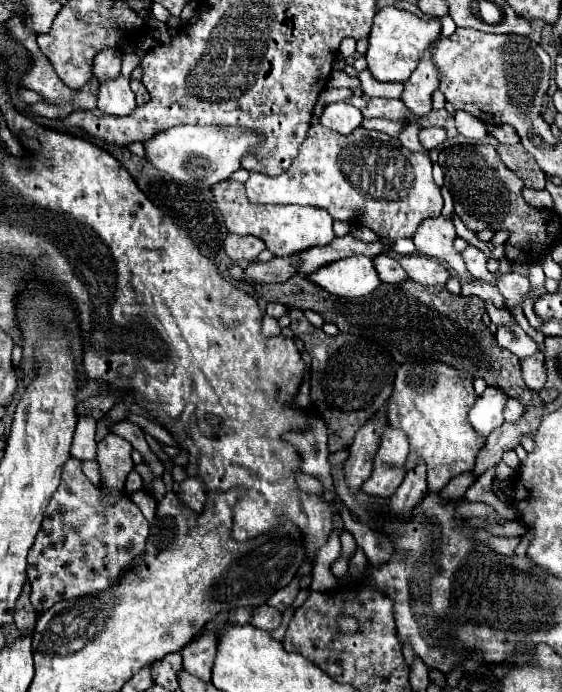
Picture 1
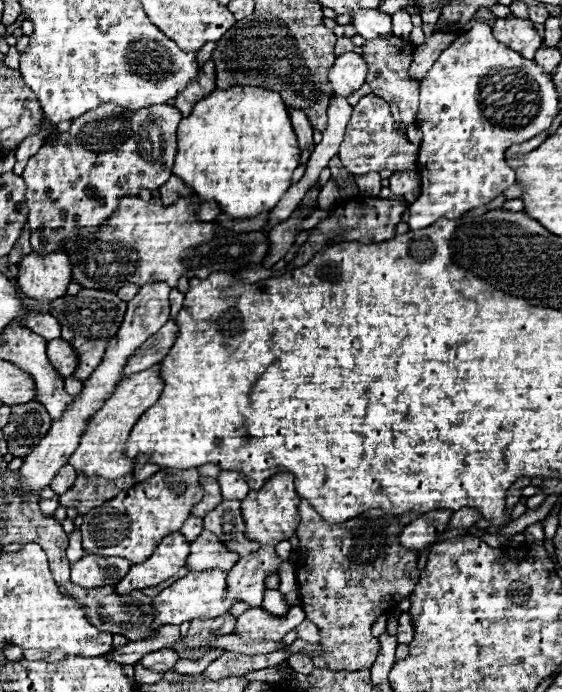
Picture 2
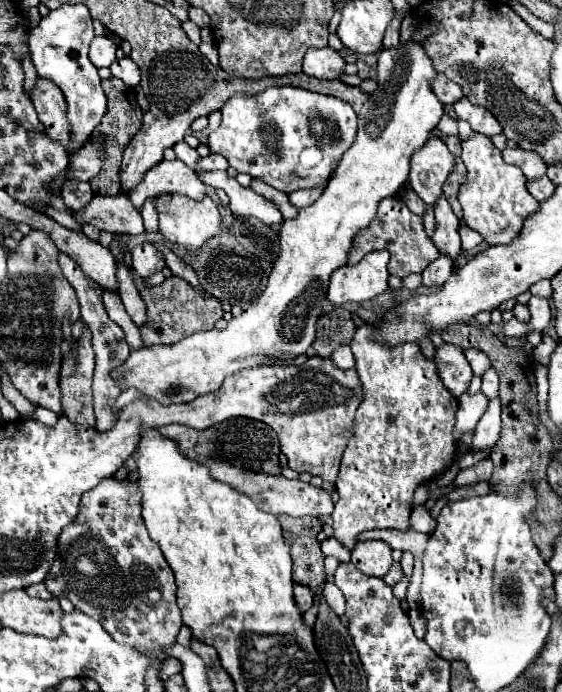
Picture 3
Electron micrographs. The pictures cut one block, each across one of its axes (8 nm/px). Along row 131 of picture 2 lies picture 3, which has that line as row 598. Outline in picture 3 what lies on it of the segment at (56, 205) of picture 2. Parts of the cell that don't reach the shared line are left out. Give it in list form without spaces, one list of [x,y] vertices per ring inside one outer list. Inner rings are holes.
[[[113,478],[103,480],[96,488],[86,492],[82,496],[82,508],[76,522],[64,528],[58,538],[58,556],[44,582],[56,598],[66,596],[78,610],[96,618],[116,642],[150,650],[154,646],[174,644],[182,628],[182,616],[176,604],[172,568],[162,556],[158,544],[150,540],[146,532],[140,516],[140,498],[142,494],[136,483],[119,482]]]

